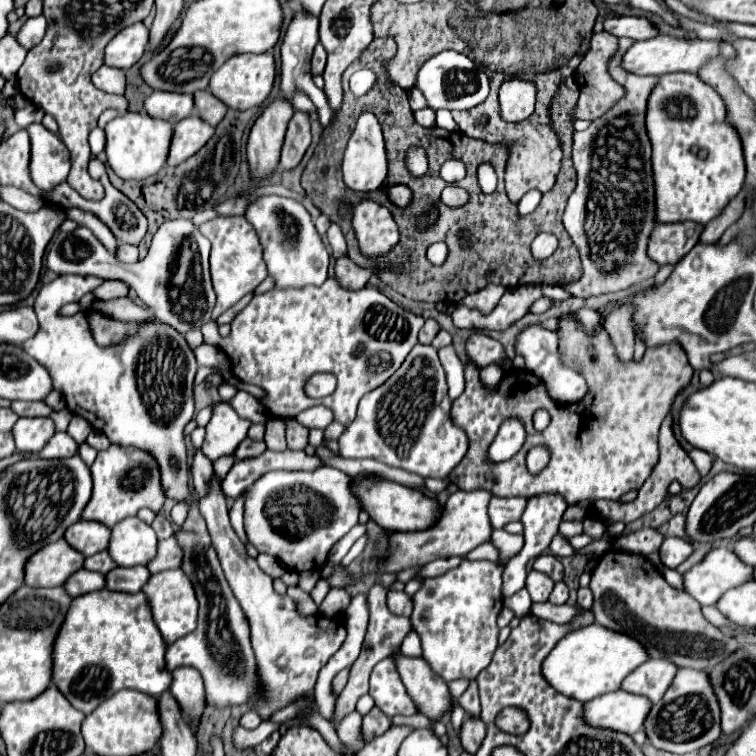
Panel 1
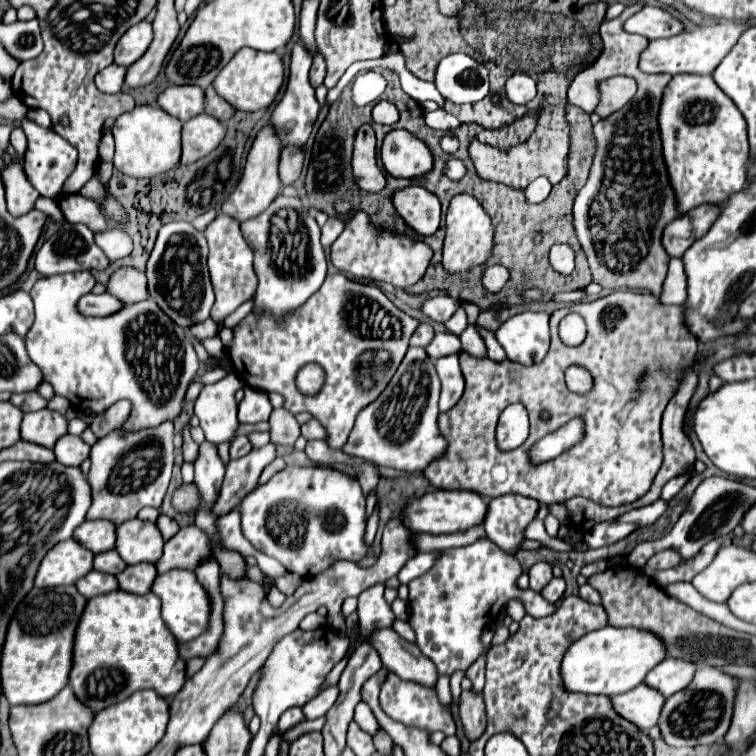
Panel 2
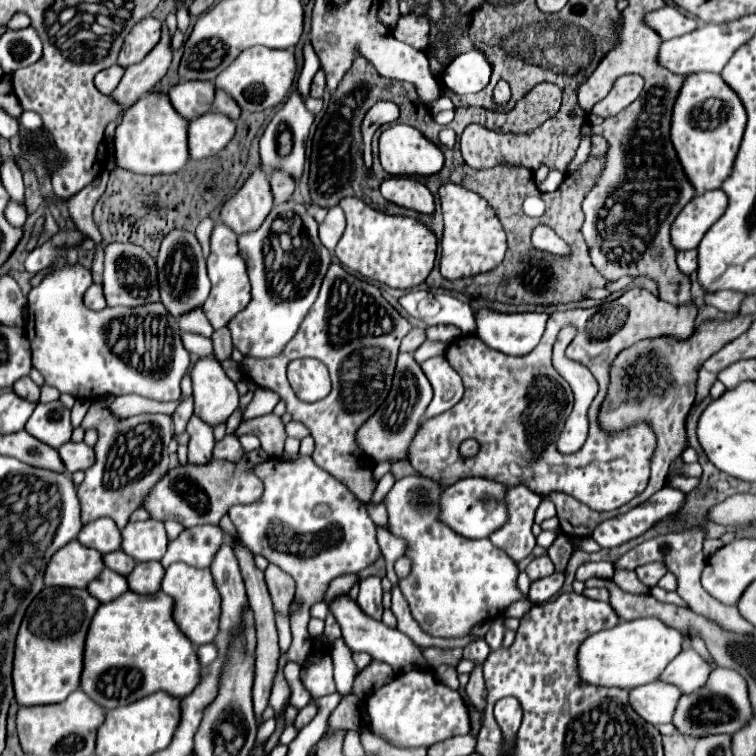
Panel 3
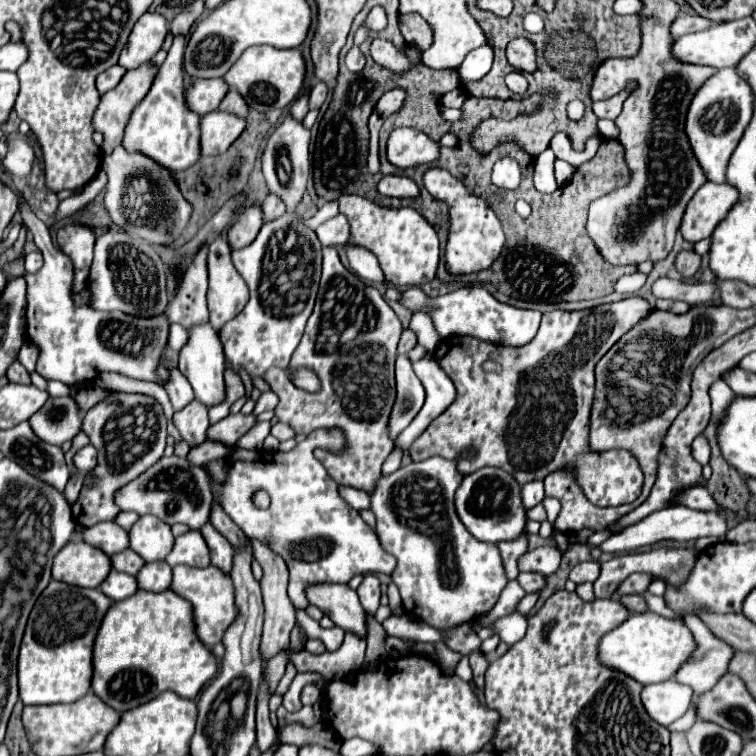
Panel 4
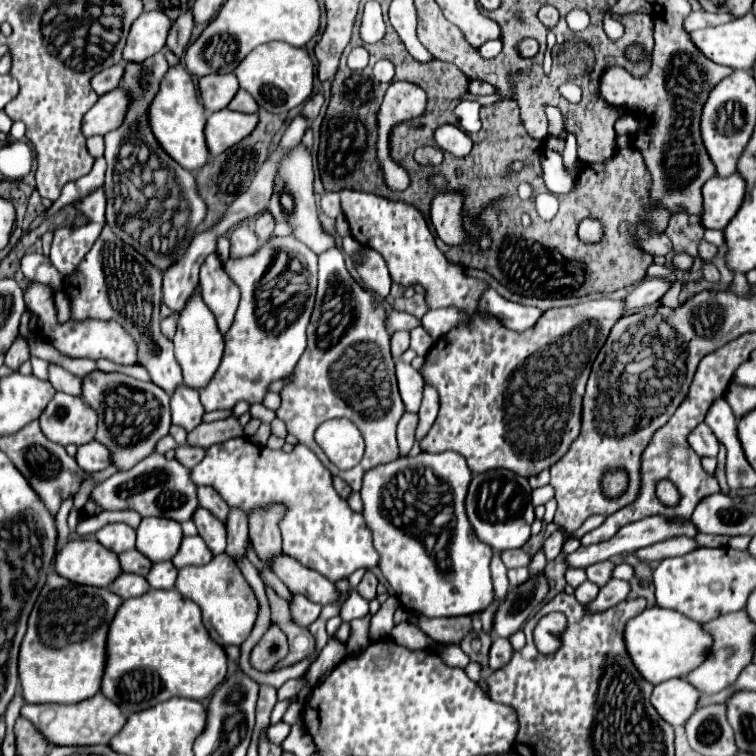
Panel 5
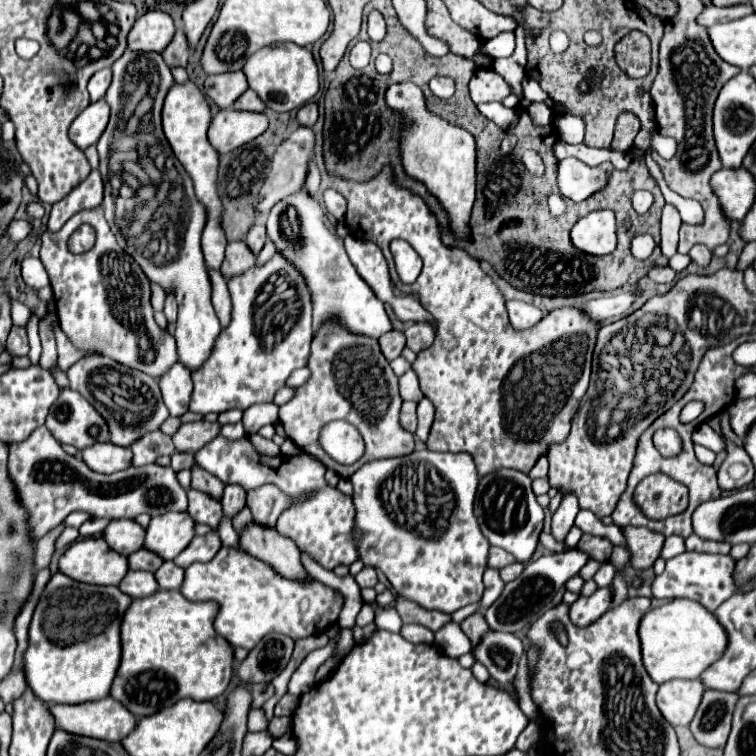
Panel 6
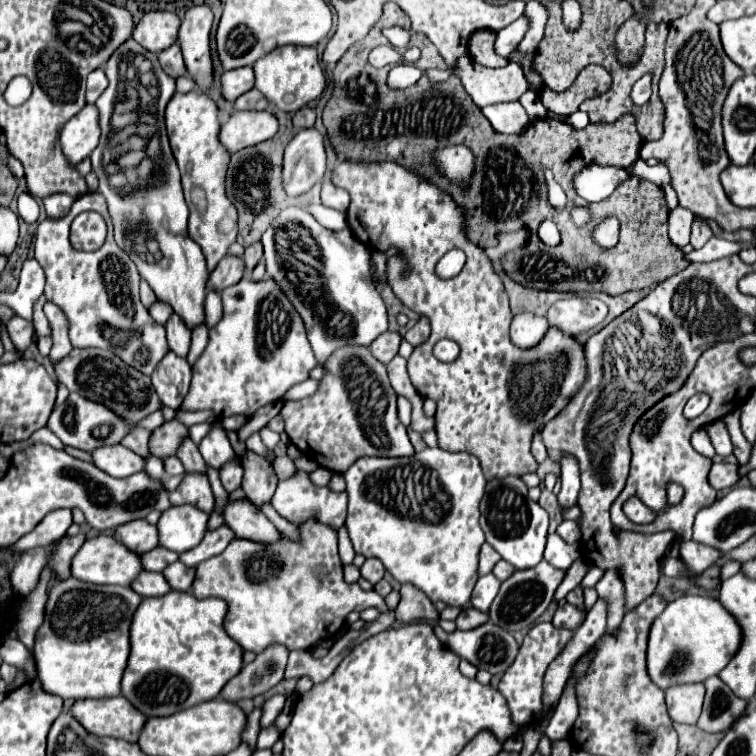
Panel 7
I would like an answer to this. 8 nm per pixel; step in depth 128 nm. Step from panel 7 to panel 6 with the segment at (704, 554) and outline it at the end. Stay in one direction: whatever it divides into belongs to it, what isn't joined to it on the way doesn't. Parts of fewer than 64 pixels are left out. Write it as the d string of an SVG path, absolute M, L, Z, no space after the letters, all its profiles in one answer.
M692 534L692 536L686 538L686 550L688 552L706 552L706 554L728 554L730 552L730 544L702 540L696 534Z

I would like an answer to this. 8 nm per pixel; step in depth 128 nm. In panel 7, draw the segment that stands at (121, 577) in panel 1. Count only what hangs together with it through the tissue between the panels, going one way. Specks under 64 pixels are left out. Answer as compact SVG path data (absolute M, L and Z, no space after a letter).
M182 562L170 564L162 574L174 590L190 590L192 584L194 584L194 576L196 576L194 568L188 568Z

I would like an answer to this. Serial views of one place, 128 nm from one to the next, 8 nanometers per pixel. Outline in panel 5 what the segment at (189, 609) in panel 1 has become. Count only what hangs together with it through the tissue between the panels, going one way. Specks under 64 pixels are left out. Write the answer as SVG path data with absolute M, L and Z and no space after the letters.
M226 552L214 556L214 560L210 560L206 566L182 568L178 572L176 590L184 598L194 600L202 608L204 626L210 632L216 632L214 636L222 646L230 646L230 644L240 646L250 636L250 632L256 624L258 612L260 612L260 604L258 604L254 590L248 586L248 582L240 574L238 566Z

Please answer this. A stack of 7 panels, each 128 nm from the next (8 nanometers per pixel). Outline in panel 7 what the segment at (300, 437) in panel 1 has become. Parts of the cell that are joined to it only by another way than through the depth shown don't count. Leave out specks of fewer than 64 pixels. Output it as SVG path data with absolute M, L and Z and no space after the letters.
M176 420L164 422L156 430L152 430L152 434L150 434L150 440L148 440L150 456L158 456L158 458L172 456L184 436L188 436L188 428L186 426L182 426Z

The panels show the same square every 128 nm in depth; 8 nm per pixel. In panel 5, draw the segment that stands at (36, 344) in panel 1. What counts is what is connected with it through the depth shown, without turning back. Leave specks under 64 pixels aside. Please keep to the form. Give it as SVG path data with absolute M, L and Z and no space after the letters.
M32 284L26 294L24 294L26 306L38 316L38 332L46 342L56 346L62 354L72 356L72 358L110 358L118 364L136 364L136 344L132 342L130 336L126 336L124 328L116 322L100 322L100 320L88 320L88 322L66 322L58 324L56 322L56 312L54 312L54 302L52 302L52 290L42 284Z

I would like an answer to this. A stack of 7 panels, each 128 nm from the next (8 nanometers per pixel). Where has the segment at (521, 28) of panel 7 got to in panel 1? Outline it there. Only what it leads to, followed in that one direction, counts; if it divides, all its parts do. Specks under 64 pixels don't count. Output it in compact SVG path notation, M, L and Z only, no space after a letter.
M444 50L438 56L432 56L430 60L426 60L424 68L420 68L416 88L426 96L428 106L434 112L440 110L440 108L470 110L470 108L482 104L488 98L490 80L484 74L484 70L478 68L468 56L464 56L456 50Z

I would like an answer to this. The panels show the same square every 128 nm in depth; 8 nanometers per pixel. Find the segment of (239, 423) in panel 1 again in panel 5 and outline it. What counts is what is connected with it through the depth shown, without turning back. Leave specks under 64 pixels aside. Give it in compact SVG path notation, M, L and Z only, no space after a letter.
M196 286L192 290L190 298L184 304L184 310L178 316L178 328L176 328L176 336L174 336L174 352L176 352L176 360L184 374L184 384L190 388L202 388L204 384L208 384L208 380L214 376L216 368L220 366L222 352L224 352L224 340L218 330L214 314L202 300L200 286Z

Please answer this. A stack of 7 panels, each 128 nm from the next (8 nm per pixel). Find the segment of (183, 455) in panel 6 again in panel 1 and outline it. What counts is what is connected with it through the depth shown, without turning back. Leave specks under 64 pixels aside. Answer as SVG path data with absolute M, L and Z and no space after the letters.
M244 438L240 442L240 446L236 448L236 460L244 460L244 458L252 458L252 456L258 456L266 450L266 444L264 442L256 442L256 440L250 440L250 438Z

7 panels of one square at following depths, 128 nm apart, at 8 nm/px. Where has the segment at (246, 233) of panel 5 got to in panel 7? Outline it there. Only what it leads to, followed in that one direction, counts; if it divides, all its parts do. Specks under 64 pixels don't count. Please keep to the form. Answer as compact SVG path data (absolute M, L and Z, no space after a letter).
M224 256L214 272L208 276L208 288L222 292L228 286L234 286L244 276L244 260L234 256Z

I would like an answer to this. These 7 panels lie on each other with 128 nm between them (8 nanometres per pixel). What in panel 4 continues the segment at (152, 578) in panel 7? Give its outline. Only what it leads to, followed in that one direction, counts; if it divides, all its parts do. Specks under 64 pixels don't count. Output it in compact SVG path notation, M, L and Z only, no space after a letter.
M112 570L110 576L104 580L104 584L100 586L100 590L112 600L124 600L138 592L138 582L134 576Z

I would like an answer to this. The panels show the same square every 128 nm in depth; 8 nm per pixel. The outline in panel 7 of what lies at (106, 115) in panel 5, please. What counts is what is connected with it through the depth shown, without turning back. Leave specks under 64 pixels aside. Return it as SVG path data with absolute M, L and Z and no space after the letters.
M88 104L70 122L64 124L60 132L62 154L72 166L78 166L96 148L100 138L100 128L96 124L96 106Z

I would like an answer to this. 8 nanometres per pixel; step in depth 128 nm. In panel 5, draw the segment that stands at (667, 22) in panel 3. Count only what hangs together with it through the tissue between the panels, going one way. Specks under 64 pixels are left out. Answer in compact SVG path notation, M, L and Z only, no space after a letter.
M698 10L698 12L692 12L684 22L684 26L688 28L688 32L694 32L698 28L706 28L706 26L718 26L718 24L724 24L724 22L730 22L734 20L734 14L730 12L706 12L706 10Z

